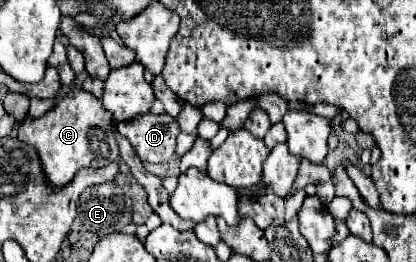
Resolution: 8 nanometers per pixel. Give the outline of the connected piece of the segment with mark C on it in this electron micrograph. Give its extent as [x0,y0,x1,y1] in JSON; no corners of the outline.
[19,85,119,187]

